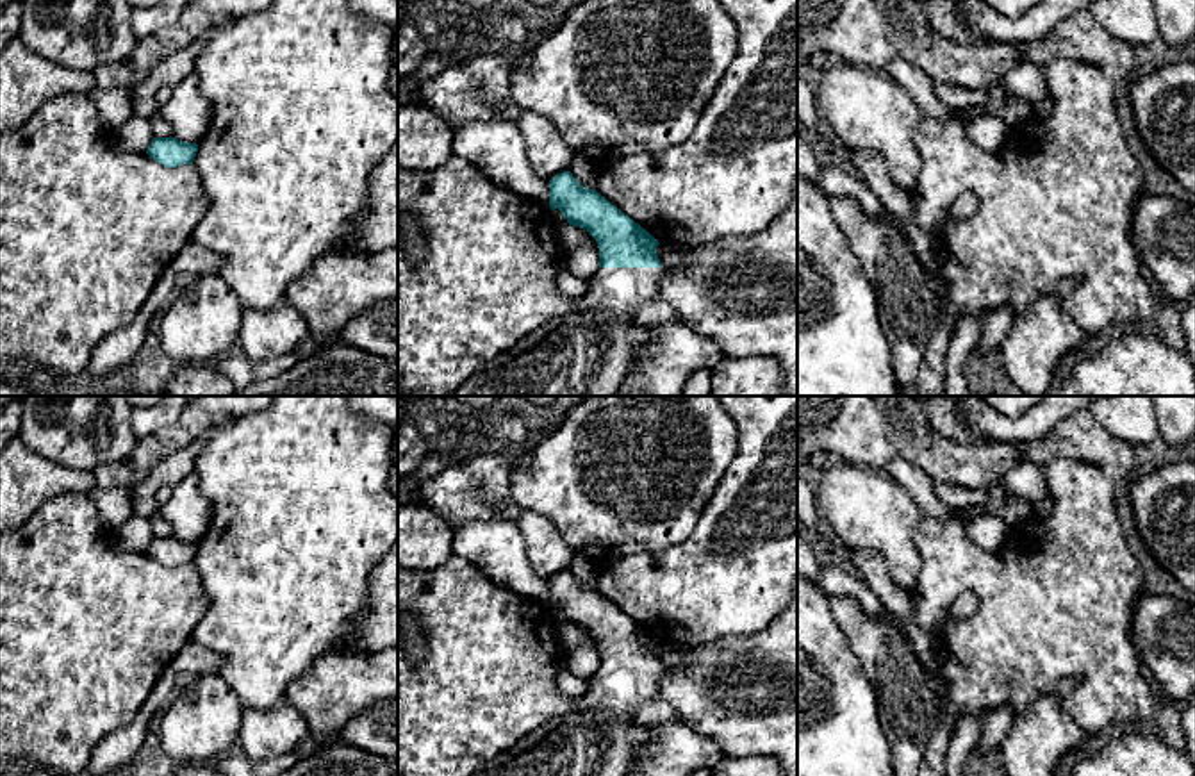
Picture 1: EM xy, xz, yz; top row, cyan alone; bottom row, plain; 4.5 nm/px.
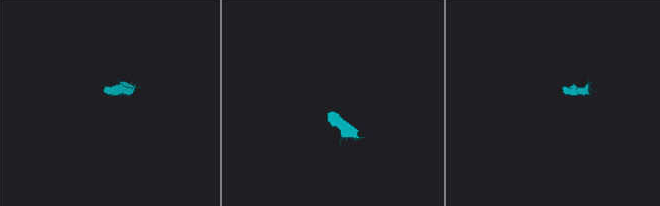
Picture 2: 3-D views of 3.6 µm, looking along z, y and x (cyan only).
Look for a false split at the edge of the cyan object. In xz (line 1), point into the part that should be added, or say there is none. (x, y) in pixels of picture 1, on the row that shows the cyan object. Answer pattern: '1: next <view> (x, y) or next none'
1: next xz (593, 350)

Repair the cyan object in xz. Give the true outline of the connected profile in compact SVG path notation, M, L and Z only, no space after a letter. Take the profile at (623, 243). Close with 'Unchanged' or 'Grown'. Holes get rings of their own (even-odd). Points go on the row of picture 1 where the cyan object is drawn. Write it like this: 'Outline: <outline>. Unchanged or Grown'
Outline: M574 152L569 169L549 180L549 209L585 228L599 248L599 268L587 278L587 294L542 343L505 366L478 371L449 396L614 396L626 382L637 362L639 337L647 332L631 318L640 305L660 298L667 271L656 255L660 243L596 191L598 175L599 168Z. Grown

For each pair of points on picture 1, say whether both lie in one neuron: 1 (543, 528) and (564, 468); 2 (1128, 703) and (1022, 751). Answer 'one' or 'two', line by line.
1: two
2: two

